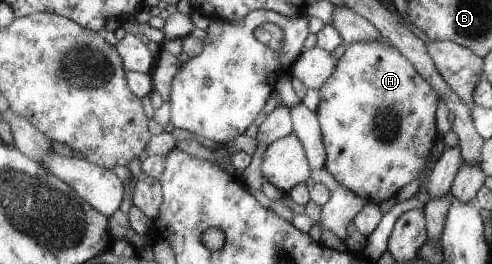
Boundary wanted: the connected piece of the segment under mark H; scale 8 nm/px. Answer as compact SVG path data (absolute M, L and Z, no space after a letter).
M390 40L348 45L334 73L322 84L319 92L320 104L315 112L326 152L325 168L340 186L364 198L367 203L380 206L381 202L396 197L406 184L411 184L422 174L434 146L434 138L439 136L434 116L438 94L416 72L410 60L390 44Z

